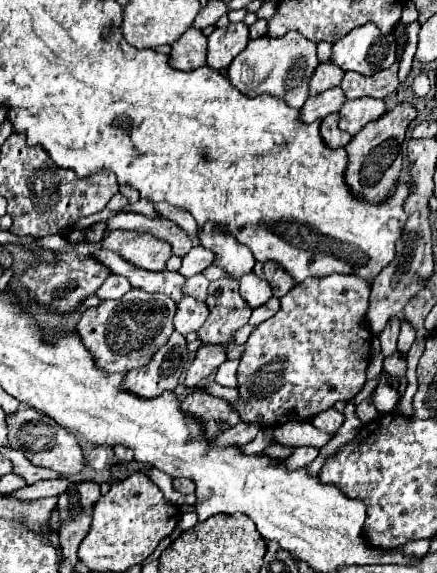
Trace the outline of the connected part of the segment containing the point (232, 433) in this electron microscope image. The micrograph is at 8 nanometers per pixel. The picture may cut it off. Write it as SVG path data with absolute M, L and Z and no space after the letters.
M240 422L224 432L224 436L218 438L218 444L248 444L256 438L256 434L262 430L256 422Z

